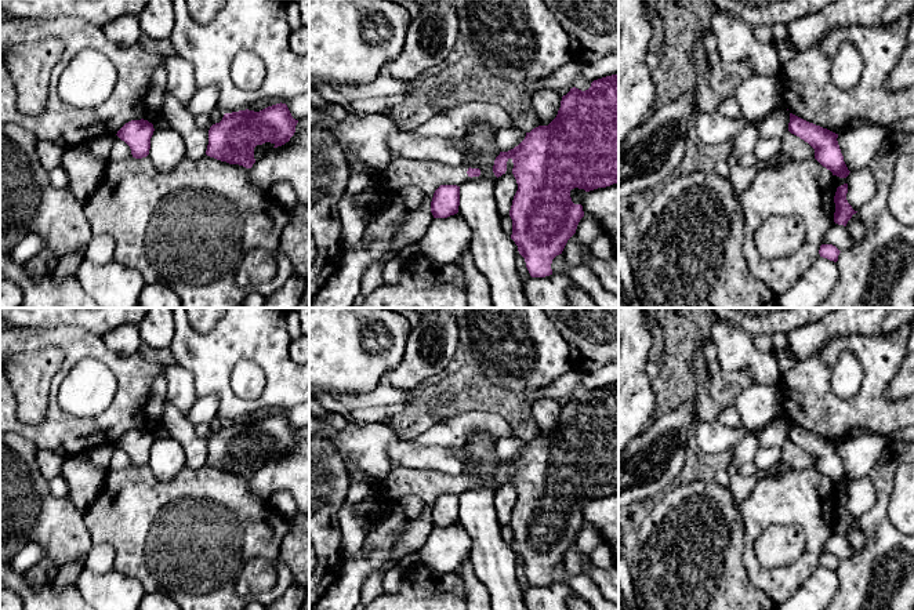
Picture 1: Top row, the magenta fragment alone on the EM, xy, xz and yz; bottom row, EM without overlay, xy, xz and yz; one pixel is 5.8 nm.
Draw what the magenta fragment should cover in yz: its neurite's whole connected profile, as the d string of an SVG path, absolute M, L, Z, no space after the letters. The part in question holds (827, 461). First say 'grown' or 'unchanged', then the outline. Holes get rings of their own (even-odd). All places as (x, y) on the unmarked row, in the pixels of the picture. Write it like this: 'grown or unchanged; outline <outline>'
grown; outline M790 422L788 442L781 446L780 464L793 469L815 466L833 484L846 487L850 480L837 447L838 443Z

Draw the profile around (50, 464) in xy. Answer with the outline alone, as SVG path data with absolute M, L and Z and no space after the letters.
M39 450L36 454L39 469L48 482L61 475L64 461L65 457L50 450Z

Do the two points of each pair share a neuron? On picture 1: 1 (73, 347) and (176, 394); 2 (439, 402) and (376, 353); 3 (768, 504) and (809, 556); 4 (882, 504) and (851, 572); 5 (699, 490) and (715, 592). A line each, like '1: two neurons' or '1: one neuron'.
1: two neurons
2: two neurons
3: one neuron
4: one neuron
5: one neuron

